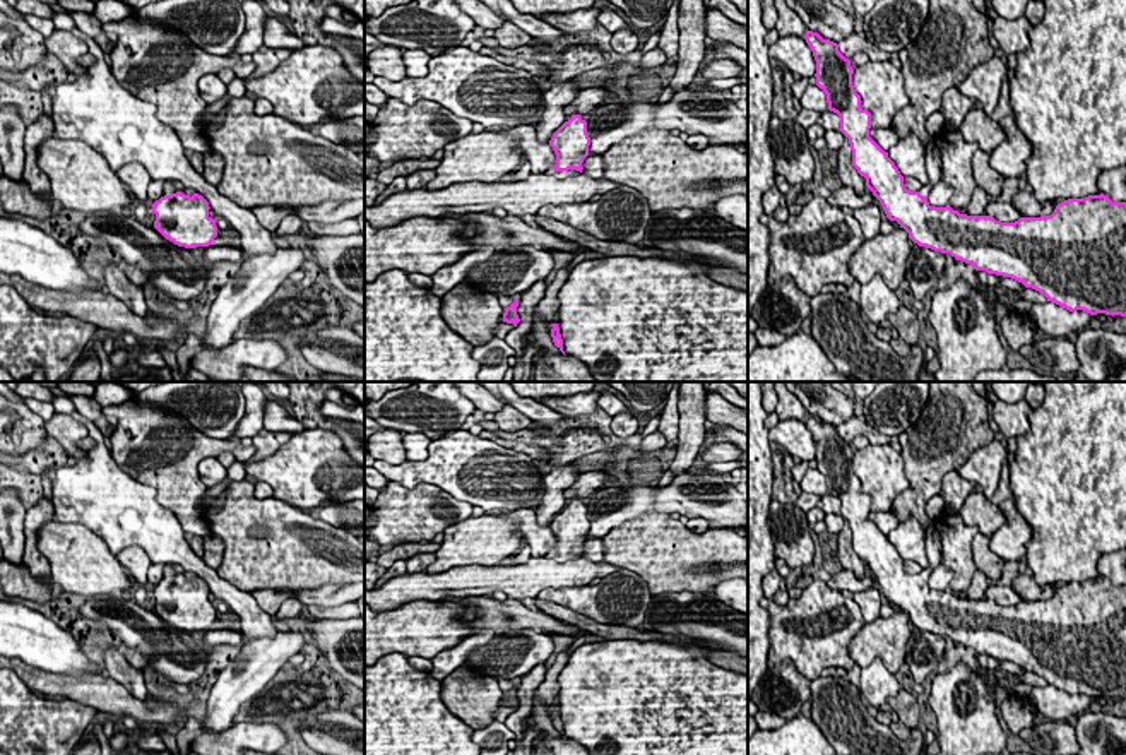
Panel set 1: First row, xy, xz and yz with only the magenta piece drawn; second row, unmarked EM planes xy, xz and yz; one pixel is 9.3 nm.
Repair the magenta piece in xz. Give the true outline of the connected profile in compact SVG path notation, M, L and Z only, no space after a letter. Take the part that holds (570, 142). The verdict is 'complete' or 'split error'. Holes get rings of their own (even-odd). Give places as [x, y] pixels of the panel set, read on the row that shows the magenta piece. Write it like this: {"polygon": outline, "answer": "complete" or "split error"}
{"polygon": "M572 115L572 118L553 134L549 146L556 154L556 164L551 166L546 175L558 180L580 175L590 146L587 122L580 115Z", "answer": "split error"}

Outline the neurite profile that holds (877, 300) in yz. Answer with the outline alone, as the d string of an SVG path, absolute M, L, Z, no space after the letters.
M880 274L873 276L869 282L861 284L861 308L869 322L880 324L886 320L898 306L900 300Z

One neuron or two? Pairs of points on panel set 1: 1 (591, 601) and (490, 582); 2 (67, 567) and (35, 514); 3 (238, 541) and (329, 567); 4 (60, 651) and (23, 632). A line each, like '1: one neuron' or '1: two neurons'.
1: two neurons
2: two neurons
3: one neuron
4: one neuron

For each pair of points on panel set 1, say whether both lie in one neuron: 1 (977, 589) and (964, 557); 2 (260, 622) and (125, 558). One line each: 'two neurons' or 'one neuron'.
1: two neurons
2: two neurons

